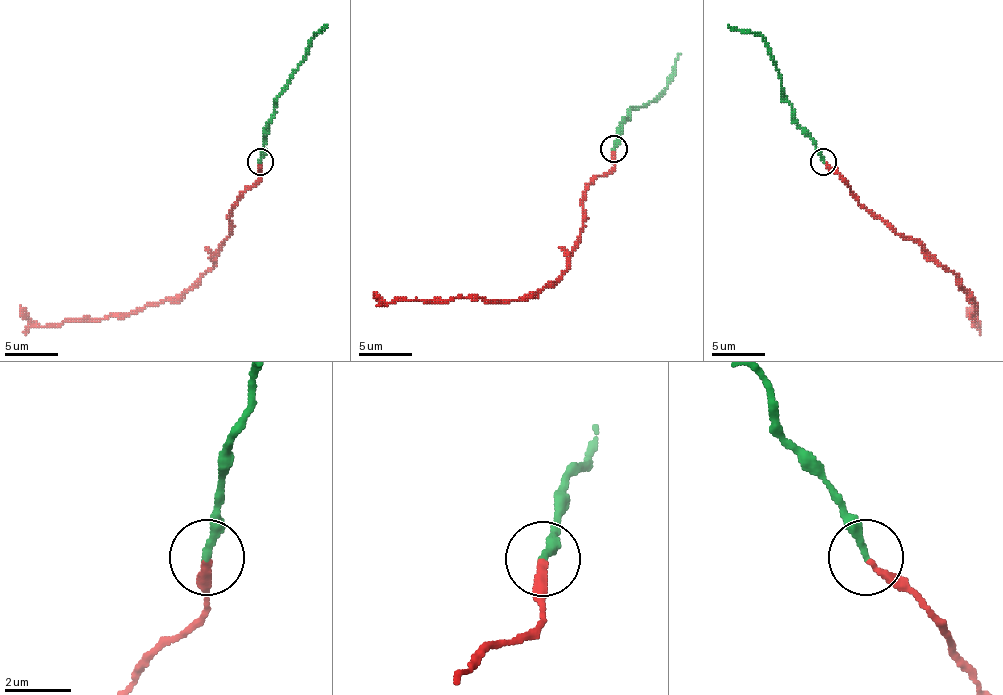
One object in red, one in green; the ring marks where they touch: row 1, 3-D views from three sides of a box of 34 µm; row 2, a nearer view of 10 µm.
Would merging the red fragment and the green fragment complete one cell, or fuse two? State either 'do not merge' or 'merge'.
do not merge

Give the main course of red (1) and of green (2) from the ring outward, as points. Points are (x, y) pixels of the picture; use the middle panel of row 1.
1: (614, 149), (614, 165), (588, 186), (580, 242), (569, 255), (569, 266), (532, 295), (384, 303), (374, 297)
2: (614, 149), (617, 133), (628, 120), (628, 115), (662, 91), (680, 54)

